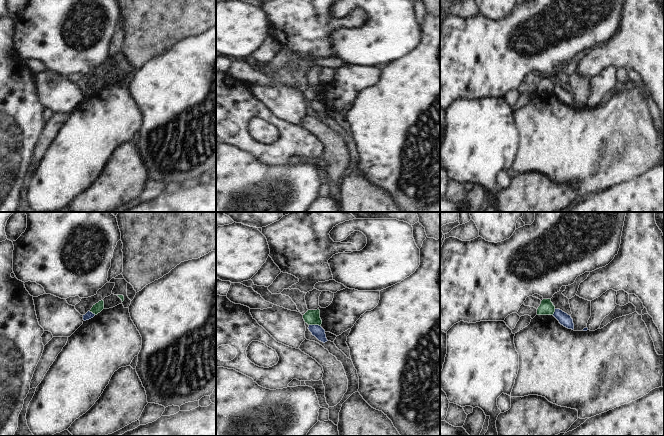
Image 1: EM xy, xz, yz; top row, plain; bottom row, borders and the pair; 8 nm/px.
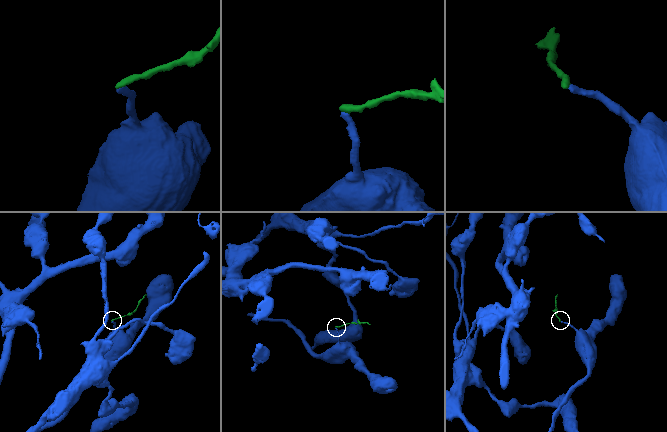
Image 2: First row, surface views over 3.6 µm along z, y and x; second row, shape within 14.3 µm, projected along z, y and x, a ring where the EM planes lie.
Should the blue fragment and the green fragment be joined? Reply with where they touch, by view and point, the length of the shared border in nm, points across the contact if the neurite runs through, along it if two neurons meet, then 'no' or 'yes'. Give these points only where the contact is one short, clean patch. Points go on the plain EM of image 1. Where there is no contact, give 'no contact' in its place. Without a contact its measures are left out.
xz (315, 101) | 100 nm | along xz (309, 100), (318, 100), (320, 102) | no

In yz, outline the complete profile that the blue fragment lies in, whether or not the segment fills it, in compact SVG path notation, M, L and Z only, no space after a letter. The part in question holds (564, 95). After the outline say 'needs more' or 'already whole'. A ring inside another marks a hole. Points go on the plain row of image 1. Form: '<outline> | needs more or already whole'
M555 85L555 88L553 90L553 92L559 97L559 99L561 101L563 101L564 103L568 104L568 105L574 105L574 99L573 99L573 95L571 94L570 91L568 91L567 89L563 88L560 85Z | already whole

